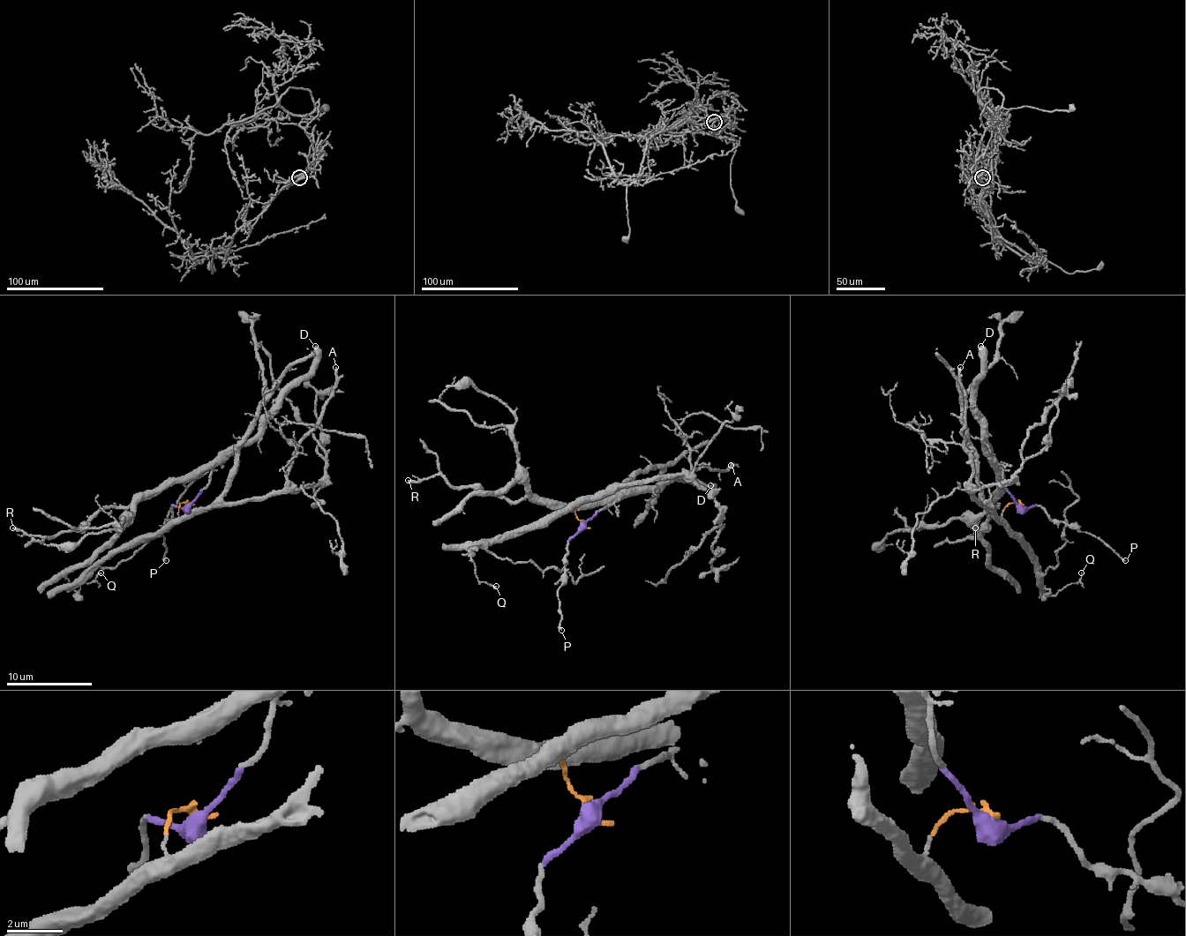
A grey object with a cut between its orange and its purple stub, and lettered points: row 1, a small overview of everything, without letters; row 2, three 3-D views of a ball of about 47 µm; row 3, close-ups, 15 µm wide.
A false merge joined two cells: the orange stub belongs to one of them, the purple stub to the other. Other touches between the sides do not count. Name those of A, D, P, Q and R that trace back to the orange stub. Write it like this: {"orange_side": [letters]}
{"orange_side": ["A", "Q"]}

